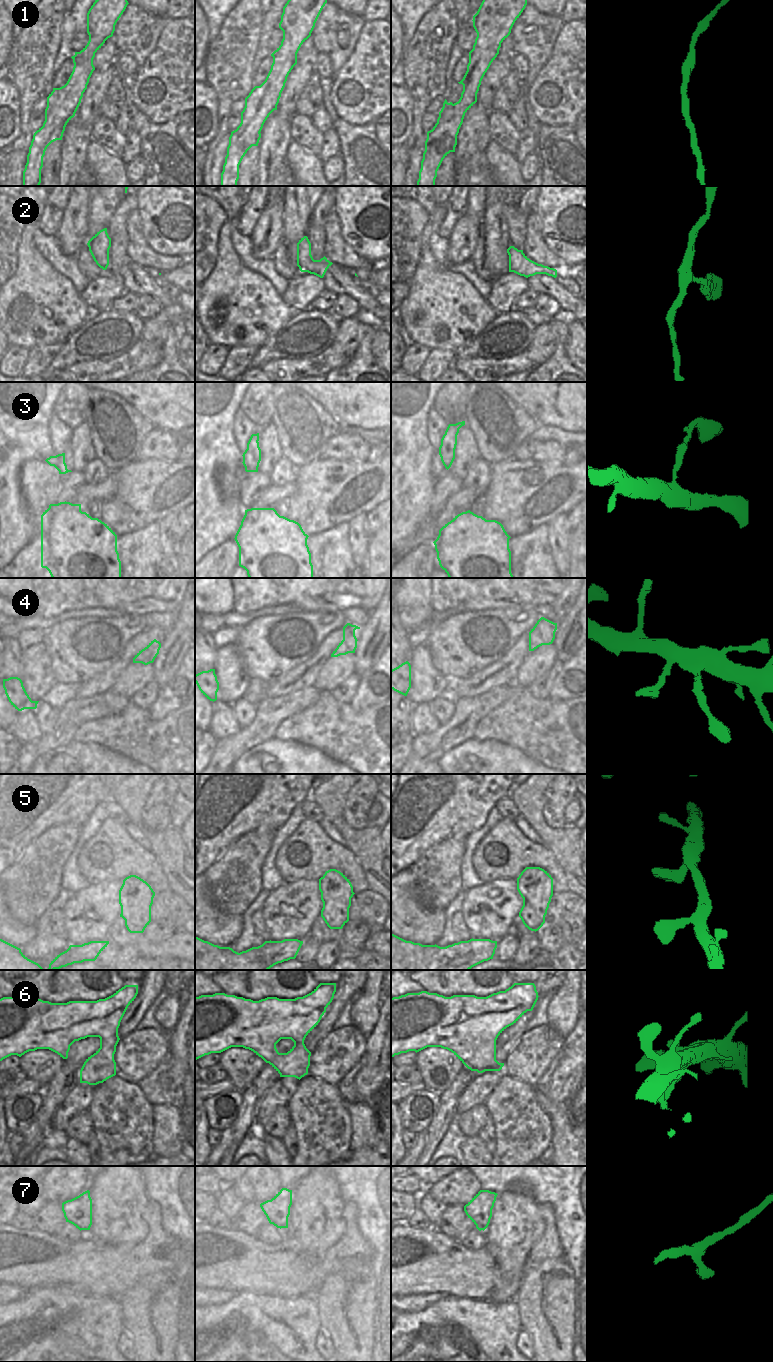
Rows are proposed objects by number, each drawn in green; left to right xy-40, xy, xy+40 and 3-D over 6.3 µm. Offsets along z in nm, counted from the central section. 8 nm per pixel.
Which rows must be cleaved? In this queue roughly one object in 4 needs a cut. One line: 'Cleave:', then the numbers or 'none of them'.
Cleave: 3

